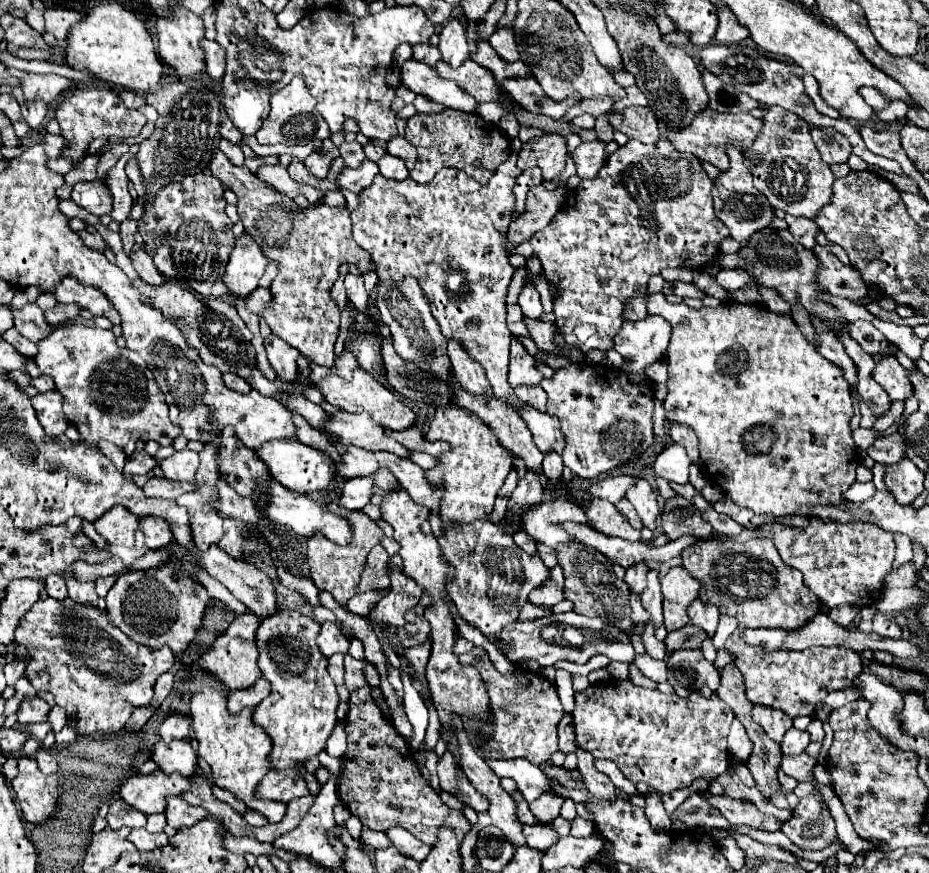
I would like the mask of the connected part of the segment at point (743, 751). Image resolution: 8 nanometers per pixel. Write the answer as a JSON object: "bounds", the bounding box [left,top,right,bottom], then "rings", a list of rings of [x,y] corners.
{"bounds":[728,718,752,760],"rings":[[[738,718],[732,722],[730,734],[728,734],[728,748],[740,760],[748,760],[748,756],[750,756],[752,744],[750,744],[750,738],[746,734],[746,728],[742,726],[742,722]]]}

